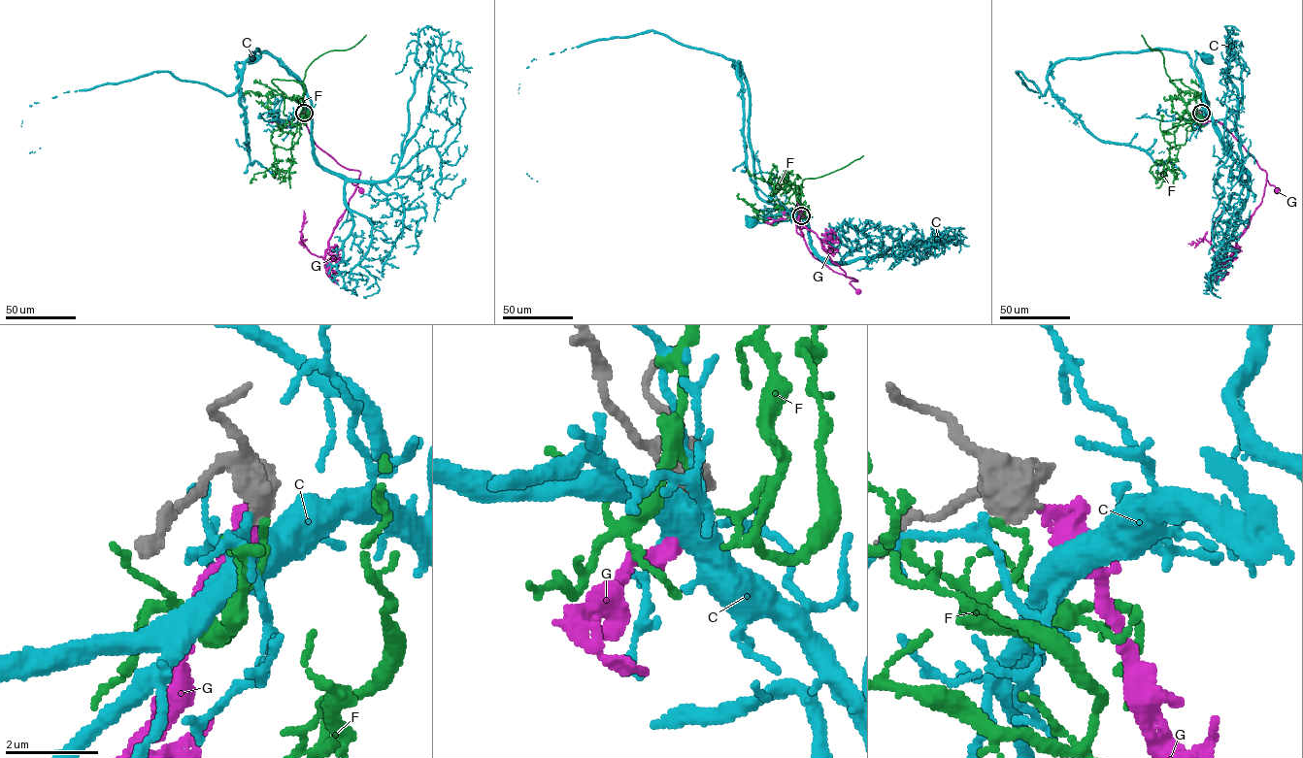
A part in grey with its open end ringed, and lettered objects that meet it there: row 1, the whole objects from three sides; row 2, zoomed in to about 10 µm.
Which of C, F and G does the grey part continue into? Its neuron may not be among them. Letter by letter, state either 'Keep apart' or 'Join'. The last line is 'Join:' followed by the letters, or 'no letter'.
C: Keep apart
F: Keep apart
G: Join
Join: G

